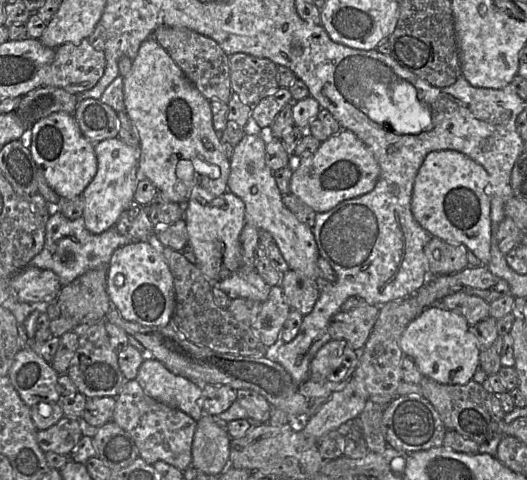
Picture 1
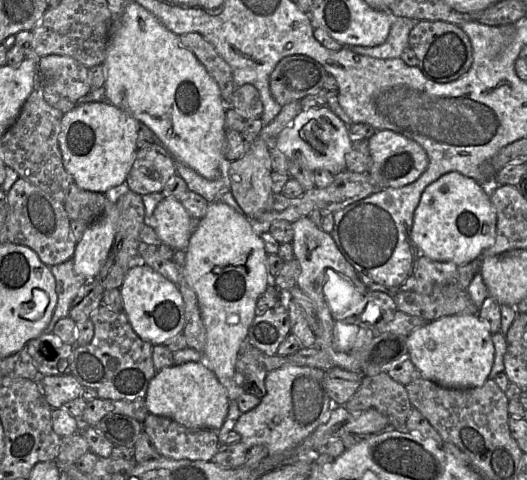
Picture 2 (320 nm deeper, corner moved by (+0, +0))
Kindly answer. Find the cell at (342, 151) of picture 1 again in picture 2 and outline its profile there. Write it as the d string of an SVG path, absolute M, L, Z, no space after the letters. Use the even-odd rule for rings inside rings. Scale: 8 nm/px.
M390 130L377 131L368 139L371 164L368 174L381 188L399 188L416 181L427 169L426 151L414 140Z

